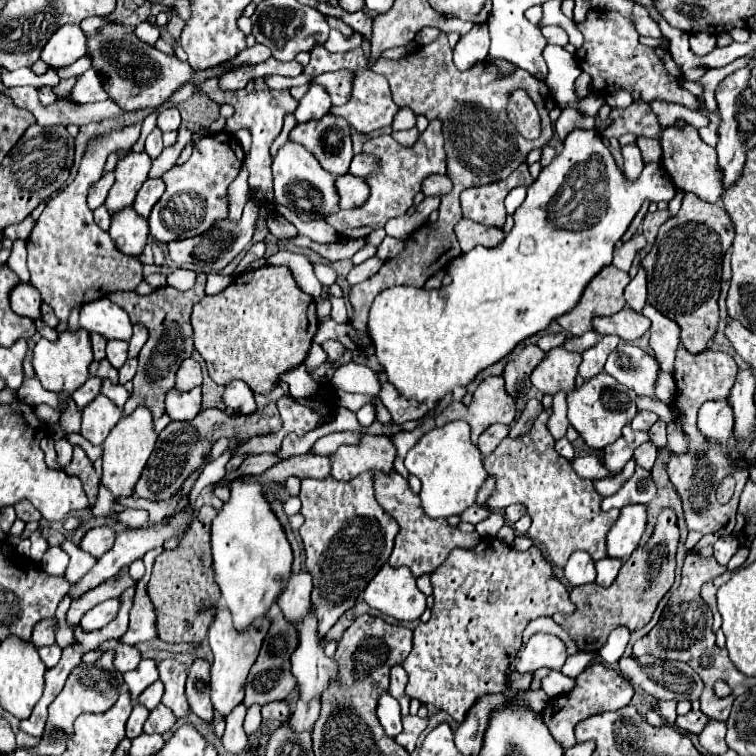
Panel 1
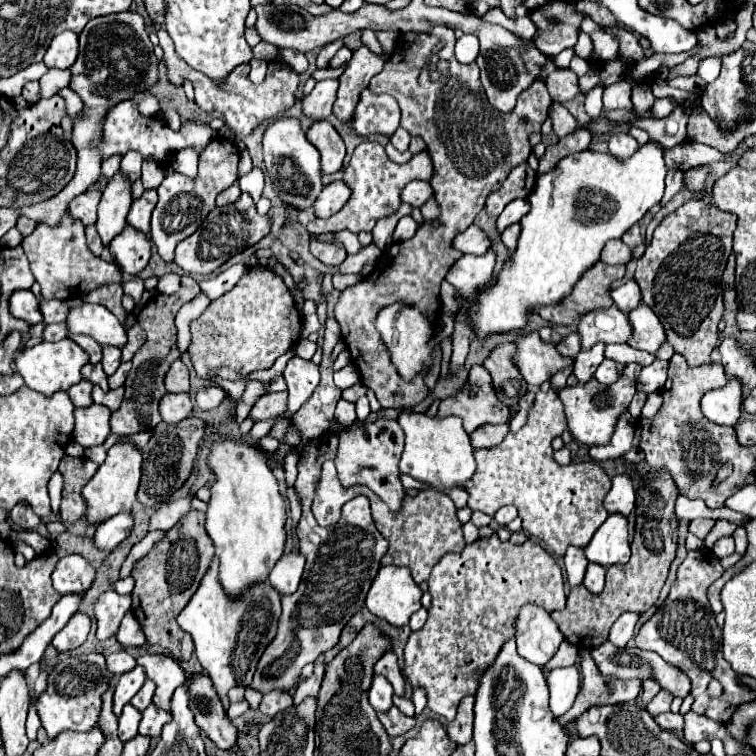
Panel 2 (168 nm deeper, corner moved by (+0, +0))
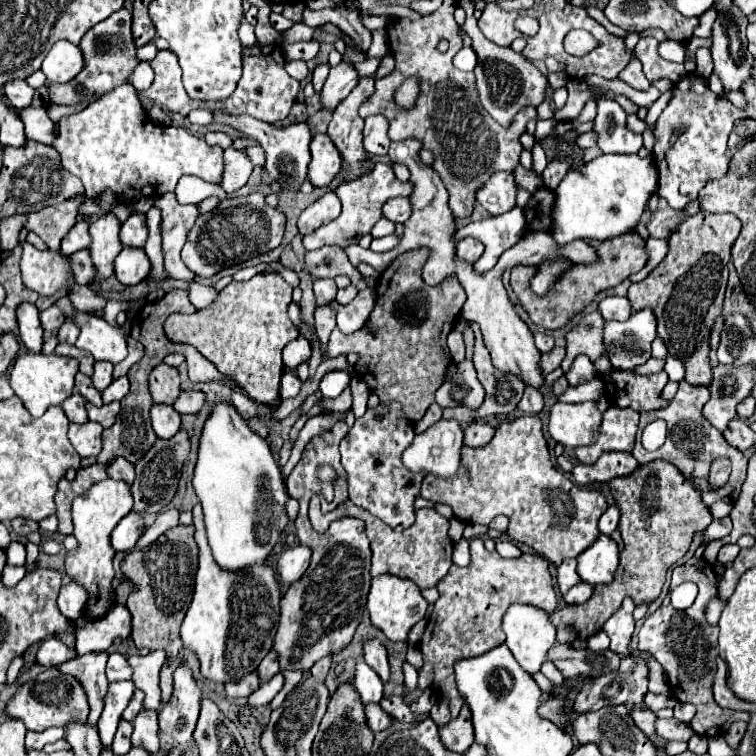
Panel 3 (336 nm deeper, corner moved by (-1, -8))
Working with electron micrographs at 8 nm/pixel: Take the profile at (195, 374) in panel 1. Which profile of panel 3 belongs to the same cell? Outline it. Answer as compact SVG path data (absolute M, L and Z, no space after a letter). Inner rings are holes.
M166 363L156 365L156 369L148 377L148 387L154 403L172 405L180 395L180 377L178 371Z

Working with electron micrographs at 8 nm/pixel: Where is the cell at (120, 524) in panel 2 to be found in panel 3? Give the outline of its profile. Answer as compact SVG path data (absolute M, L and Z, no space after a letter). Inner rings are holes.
M130 511L112 531L112 547L116 551L130 551L134 549L136 541L144 533L144 517L136 511Z

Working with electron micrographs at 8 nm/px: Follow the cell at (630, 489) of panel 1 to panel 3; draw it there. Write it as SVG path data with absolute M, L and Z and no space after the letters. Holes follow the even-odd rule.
M616 505L608 507L608 509L604 511L604 515L600 517L600 533L602 533L602 535L612 535L612 533L616 531L616 527L618 527L618 519L620 519L618 507L616 507Z

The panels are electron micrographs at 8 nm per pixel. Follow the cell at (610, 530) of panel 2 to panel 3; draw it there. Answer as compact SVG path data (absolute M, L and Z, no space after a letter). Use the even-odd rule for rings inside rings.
M600 535L580 557L578 577L584 583L610 583L618 569L618 545L606 535Z

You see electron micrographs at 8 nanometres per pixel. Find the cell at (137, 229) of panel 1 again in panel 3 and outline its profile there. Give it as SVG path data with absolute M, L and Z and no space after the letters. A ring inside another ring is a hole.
M124 247L114 261L114 269L116 269L114 271L116 279L122 285L138 285L140 281L144 281L148 277L150 261L148 261L144 249Z

